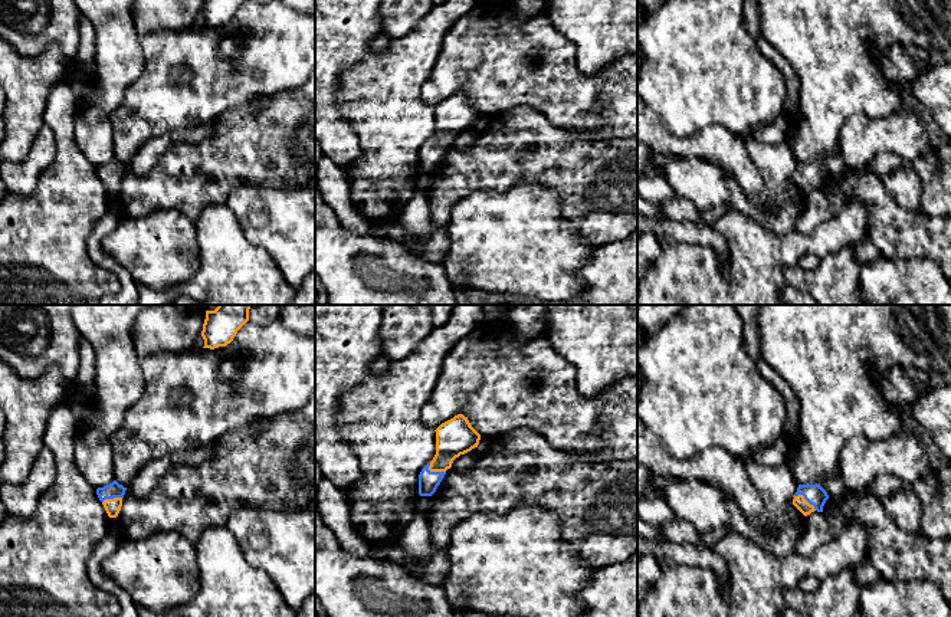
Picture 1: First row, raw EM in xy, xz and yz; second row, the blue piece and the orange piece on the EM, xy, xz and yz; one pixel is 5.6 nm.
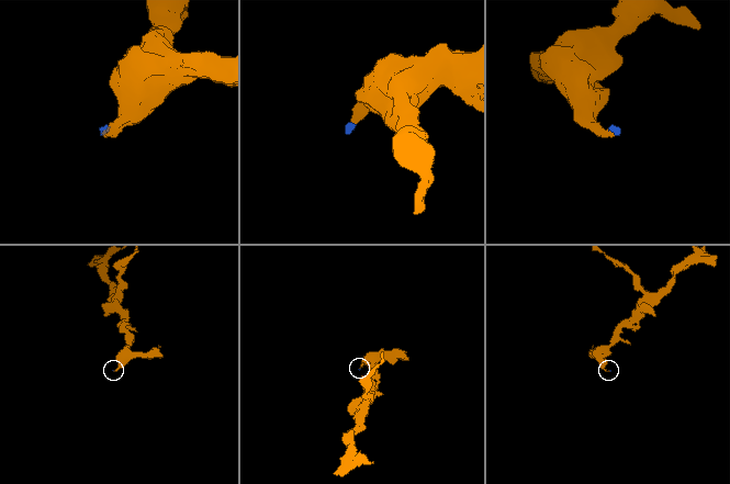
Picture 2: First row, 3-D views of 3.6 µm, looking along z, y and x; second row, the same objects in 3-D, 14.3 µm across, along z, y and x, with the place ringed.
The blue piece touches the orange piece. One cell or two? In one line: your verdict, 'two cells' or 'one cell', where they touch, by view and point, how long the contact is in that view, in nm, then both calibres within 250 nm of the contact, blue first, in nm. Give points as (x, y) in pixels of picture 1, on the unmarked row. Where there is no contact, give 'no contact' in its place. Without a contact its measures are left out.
one cell | xz (436, 150) | 110 nm | 110/200 nm

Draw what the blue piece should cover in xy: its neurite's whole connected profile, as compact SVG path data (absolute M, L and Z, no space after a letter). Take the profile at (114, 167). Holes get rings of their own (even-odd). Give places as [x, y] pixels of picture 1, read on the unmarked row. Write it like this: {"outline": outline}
{"outline": "M117 158L112 161L98 165L96 173L99 178L102 180L106 191L109 196L117 196L121 184L122 184L122 175L125 173L127 165L119 163Z"}

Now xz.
{"outline": "M458 92L442 101L436 108L436 132L419 152L419 173L432 174L446 148L460 132L478 125L481 112L470 104L468 95Z"}

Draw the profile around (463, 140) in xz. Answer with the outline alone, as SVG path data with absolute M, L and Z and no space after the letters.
M478 125L472 127L470 129L460 132L459 135L456 135L452 141L452 145L460 148L460 150L466 150L468 147L470 147L476 138L481 135Z

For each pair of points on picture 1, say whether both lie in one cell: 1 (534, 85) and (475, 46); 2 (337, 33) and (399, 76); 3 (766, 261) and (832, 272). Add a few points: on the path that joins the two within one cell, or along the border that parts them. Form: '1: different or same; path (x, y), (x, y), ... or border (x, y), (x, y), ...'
1: same; path (520, 71), (511, 62), (501, 62), (489, 55)
2: different; border (371, 52), (340, 75)
3: different; border (797, 265), (787, 265), (784, 268), (784, 285)

